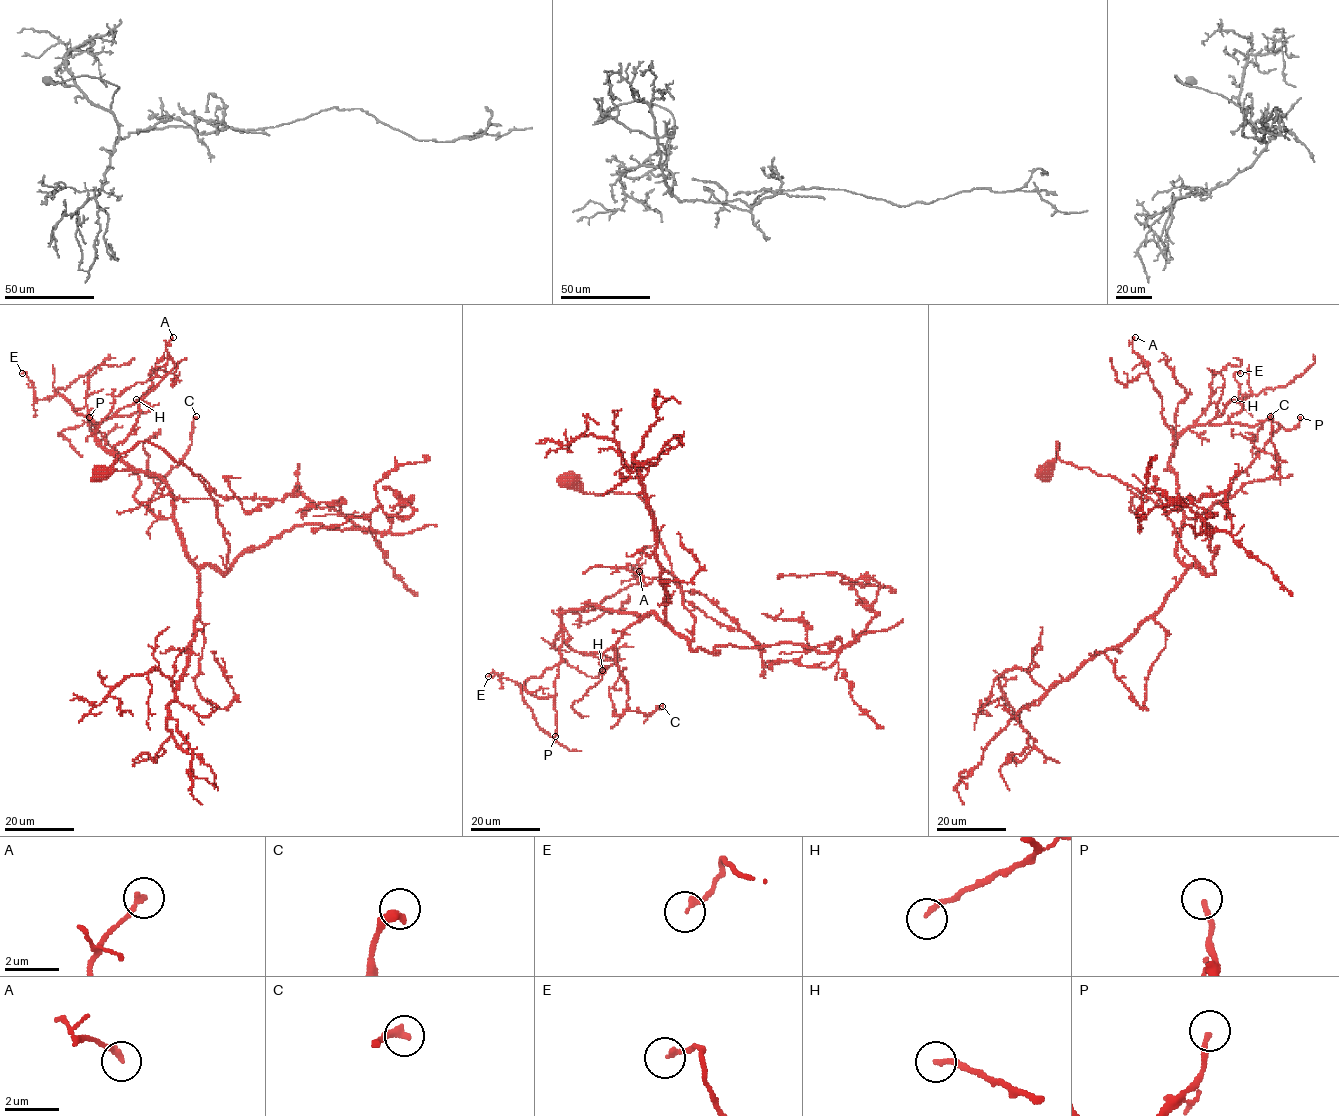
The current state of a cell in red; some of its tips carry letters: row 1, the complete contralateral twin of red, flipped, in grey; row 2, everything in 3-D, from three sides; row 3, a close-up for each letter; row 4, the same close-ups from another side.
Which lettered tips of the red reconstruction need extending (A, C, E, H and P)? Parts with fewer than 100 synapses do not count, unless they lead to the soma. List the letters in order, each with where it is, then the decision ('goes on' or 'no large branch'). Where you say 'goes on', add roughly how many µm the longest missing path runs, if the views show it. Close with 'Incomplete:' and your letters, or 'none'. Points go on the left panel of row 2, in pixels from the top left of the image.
A: at (173, 337); no large branch
C: at (196, 416); no large branch
E: at (22, 373); no large branch
H: at (136, 399); no large branch
P: at (89, 417); no large branch
Incomplete: none

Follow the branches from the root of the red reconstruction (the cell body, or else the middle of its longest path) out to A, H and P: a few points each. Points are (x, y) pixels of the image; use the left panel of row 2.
A: (102, 474), (140, 442), (188, 468), (225, 572), (189, 558), (169, 487), (113, 451), (173, 337)
H: (102, 474), (140, 442), (188, 468), (225, 572), (98, 442), (136, 399)
P: (102, 474), (140, 442), (188, 468), (215, 502), (225, 572), (189, 558), (169, 487), (110, 455), (89, 417)

